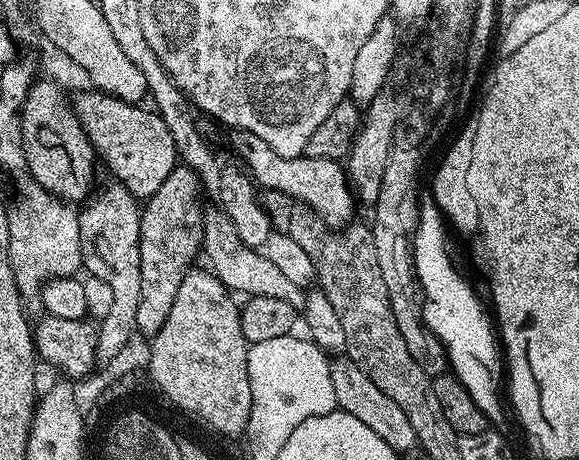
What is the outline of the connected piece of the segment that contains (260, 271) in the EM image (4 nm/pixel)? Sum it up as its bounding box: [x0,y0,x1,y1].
[202,218,305,310]

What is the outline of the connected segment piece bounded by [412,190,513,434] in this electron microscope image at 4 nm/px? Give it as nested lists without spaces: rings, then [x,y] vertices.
[[[424,190],[420,193],[420,221],[418,222],[418,226],[416,227],[416,236],[412,239],[412,255],[416,257],[416,276],[420,279],[420,284],[424,288],[424,321],[428,324],[428,329],[436,337],[444,343],[444,349],[448,351],[448,363],[450,365],[451,371],[456,375],[460,381],[462,382],[462,386],[466,386],[466,390],[470,390],[470,398],[474,398],[474,402],[478,402],[478,410],[482,410],[482,414],[486,414],[486,418],[488,419],[489,425],[495,431],[501,434],[508,434],[508,431],[511,430],[513,421],[509,419],[507,420],[504,417],[504,408],[500,405],[500,384],[502,388],[502,381],[505,379],[506,376],[506,364],[505,361],[502,359],[502,344],[501,341],[498,339],[498,332],[497,329],[494,327],[493,321],[490,319],[489,313],[488,316],[484,313],[484,308],[480,305],[480,300],[476,297],[477,289],[473,287],[470,283],[468,285],[468,280],[466,277],[463,276],[462,273],[459,272],[458,269],[452,265],[452,256],[448,253],[448,236],[444,233],[444,228],[446,229],[446,220],[445,217],[442,215],[440,207],[436,205],[436,198],[432,195],[431,191]]]

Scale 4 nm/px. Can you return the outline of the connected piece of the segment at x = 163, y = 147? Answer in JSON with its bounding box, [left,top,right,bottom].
[74,91,178,198]

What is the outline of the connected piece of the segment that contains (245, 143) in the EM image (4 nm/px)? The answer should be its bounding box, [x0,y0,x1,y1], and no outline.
[227,130,358,226]

